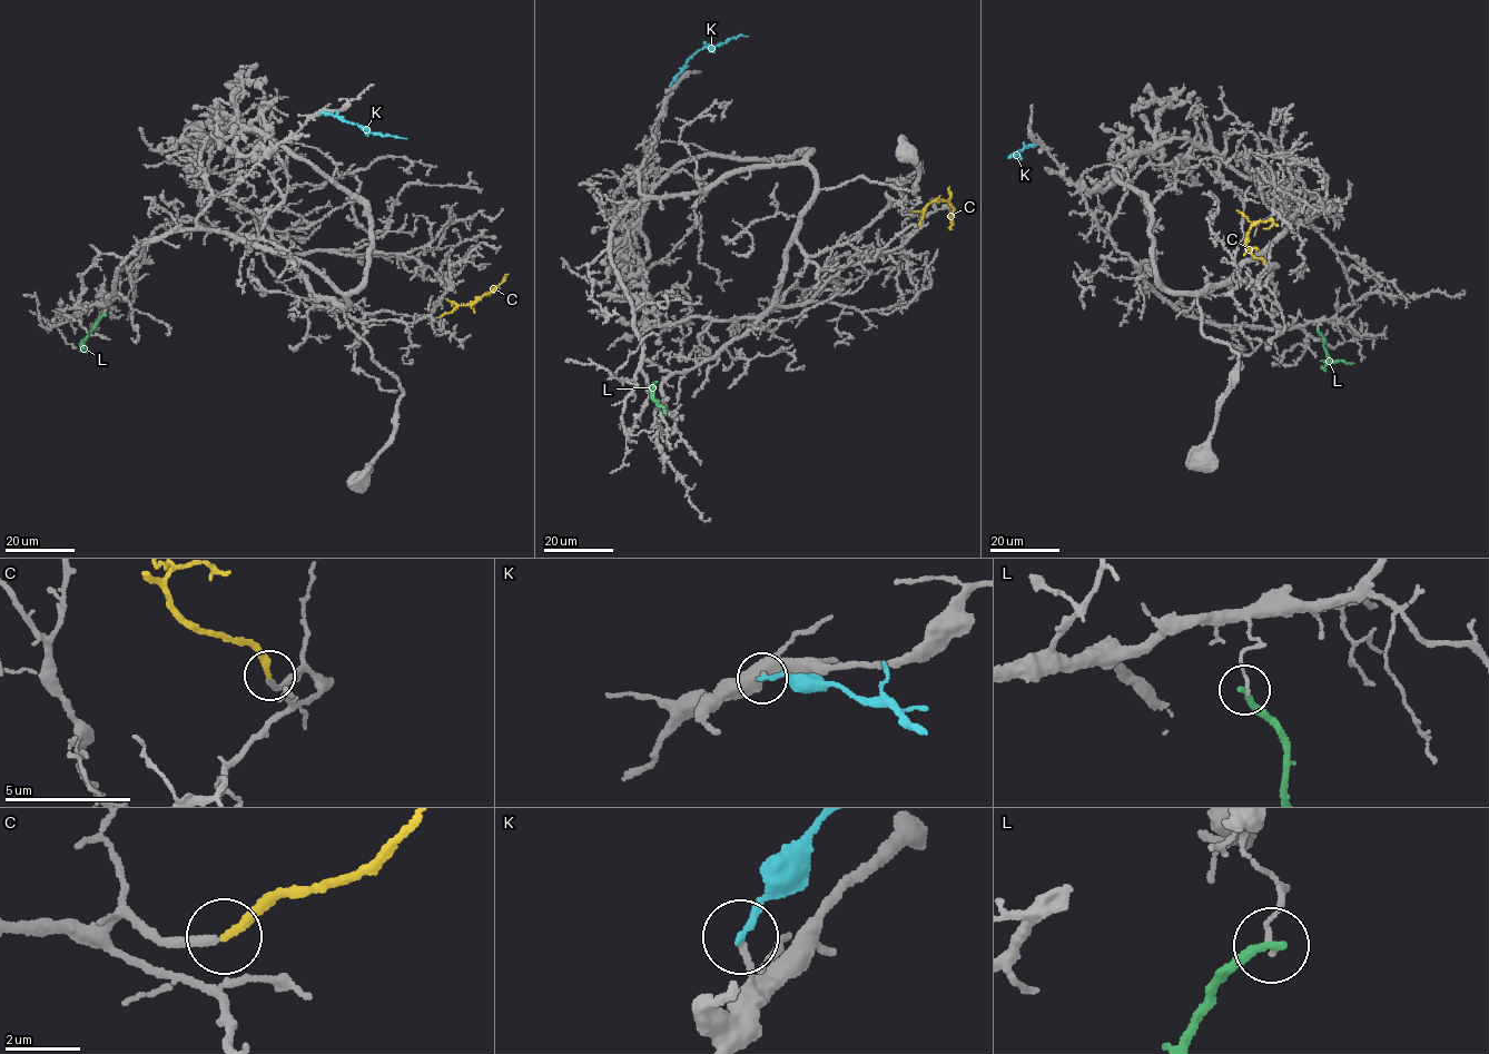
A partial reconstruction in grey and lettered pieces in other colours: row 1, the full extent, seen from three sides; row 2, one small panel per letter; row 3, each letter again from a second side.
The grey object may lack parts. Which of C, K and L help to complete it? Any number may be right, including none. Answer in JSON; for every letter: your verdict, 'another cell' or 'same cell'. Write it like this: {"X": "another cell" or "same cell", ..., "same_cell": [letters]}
{"C": "same cell", "K": "another cell", "L": "another cell", "same_cell": ["C"]}

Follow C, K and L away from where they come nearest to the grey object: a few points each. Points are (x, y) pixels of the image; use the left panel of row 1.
C: (440, 317), (487, 294)
K: (321, 112), (373, 133), (406, 137)
L: (104, 315), (81, 343), (86, 352)

